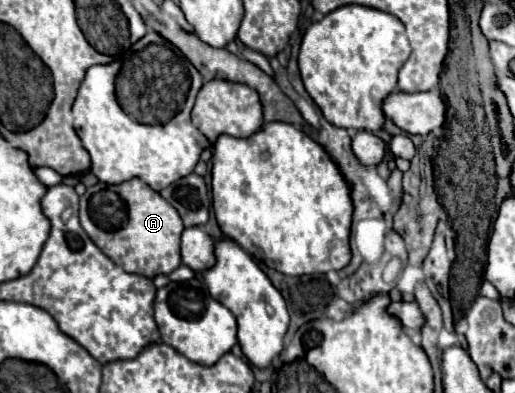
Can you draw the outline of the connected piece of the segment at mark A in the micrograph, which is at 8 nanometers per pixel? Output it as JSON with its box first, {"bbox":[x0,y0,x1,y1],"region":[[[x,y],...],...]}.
{"bbox":[80,178,184,278],"region":[[[140,178],[122,184],[98,182],[80,196],[80,224],[90,240],[120,268],[154,278],[180,266],[180,234],[184,230],[178,212]]]}

